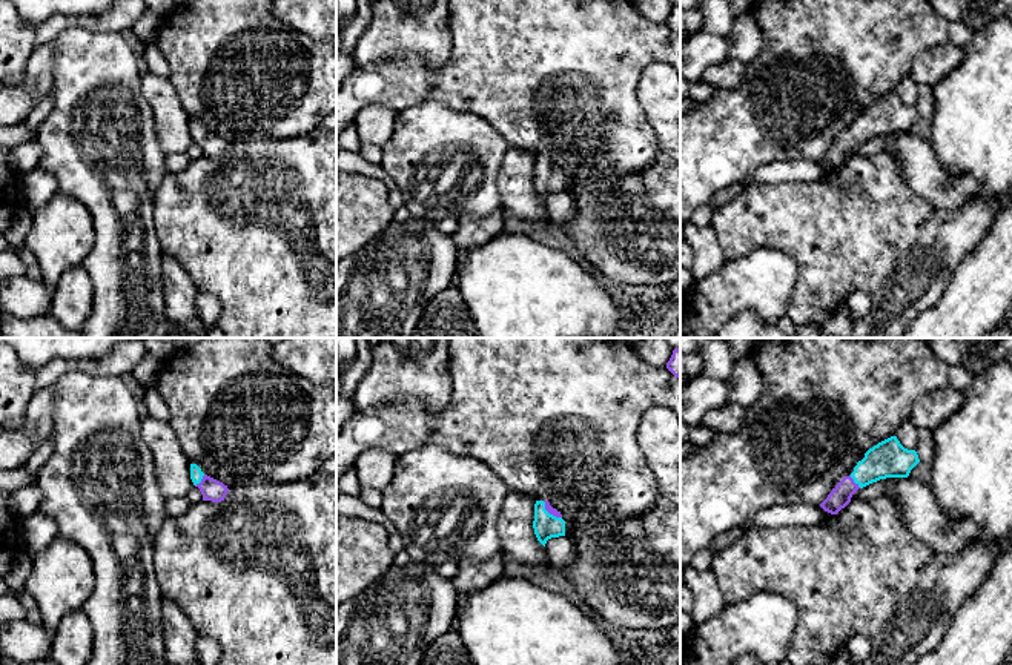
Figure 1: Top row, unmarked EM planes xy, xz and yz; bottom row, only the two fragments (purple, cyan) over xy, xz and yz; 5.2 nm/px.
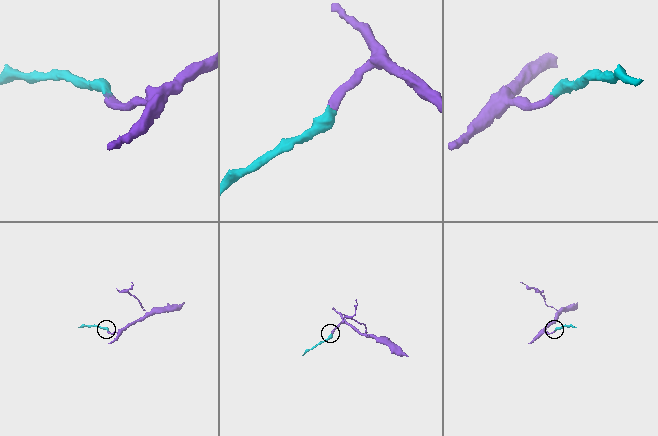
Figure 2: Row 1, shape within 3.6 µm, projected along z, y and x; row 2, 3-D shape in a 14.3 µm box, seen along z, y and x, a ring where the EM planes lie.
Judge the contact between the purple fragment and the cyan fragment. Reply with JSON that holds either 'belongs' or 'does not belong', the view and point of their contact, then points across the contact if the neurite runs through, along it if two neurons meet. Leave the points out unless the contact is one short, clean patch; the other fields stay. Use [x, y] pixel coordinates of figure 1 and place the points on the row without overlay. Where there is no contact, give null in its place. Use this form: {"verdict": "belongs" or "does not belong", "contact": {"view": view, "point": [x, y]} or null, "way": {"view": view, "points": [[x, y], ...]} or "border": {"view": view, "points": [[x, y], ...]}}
{"verdict": "belongs", "contact": {"view": "yz", "point": [853, 137]}, "way": {"view": "yz", "points": [[840, 152], [853, 137], [888, 114]]}}

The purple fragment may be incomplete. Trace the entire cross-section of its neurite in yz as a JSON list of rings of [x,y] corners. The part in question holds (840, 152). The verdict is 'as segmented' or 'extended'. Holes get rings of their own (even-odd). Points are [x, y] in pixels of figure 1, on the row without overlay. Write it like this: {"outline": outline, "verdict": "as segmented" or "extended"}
{"outline": [[[891,92],[869,104],[865,114],[857,118],[854,127],[832,144],[820,163],[837,170],[851,158],[858,144],[886,134],[908,134],[918,118],[915,106],[905,104],[897,92]]], "verdict": "extended"}

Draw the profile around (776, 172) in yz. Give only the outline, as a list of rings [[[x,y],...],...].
[[[774,161],[756,169],[746,184],[812,183],[834,170],[819,161]]]

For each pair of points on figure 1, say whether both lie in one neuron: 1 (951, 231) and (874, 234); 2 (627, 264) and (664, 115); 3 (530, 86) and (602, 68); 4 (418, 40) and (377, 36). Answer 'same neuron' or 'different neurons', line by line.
1: different neurons
2: same neuron
3: same neuron
4: same neuron

